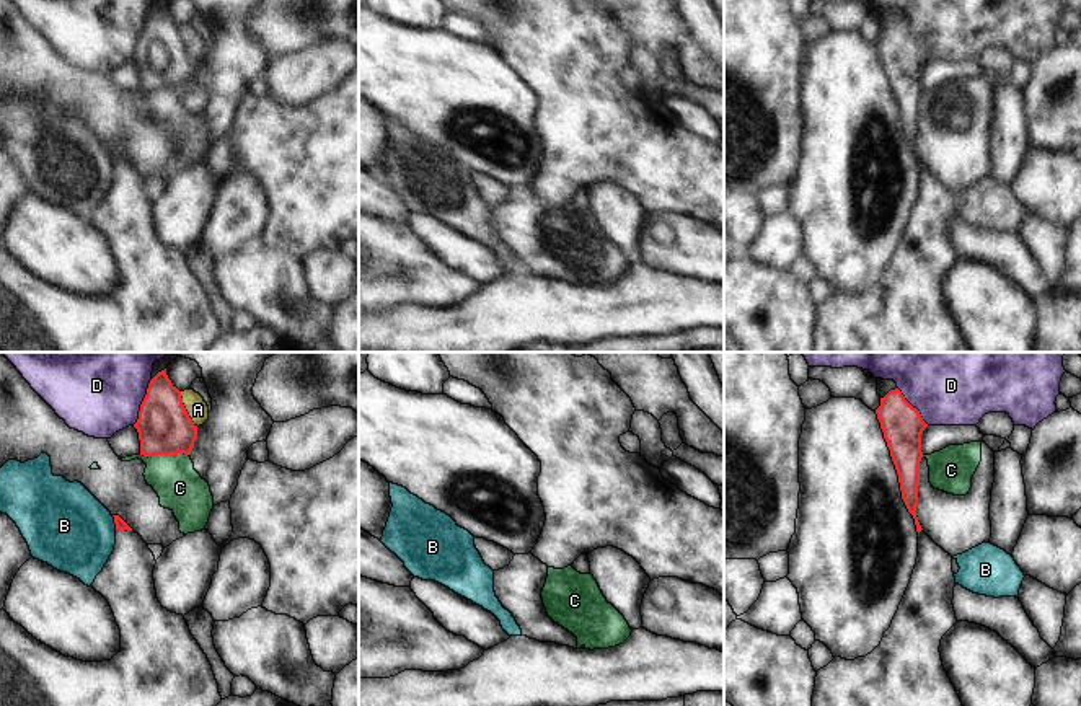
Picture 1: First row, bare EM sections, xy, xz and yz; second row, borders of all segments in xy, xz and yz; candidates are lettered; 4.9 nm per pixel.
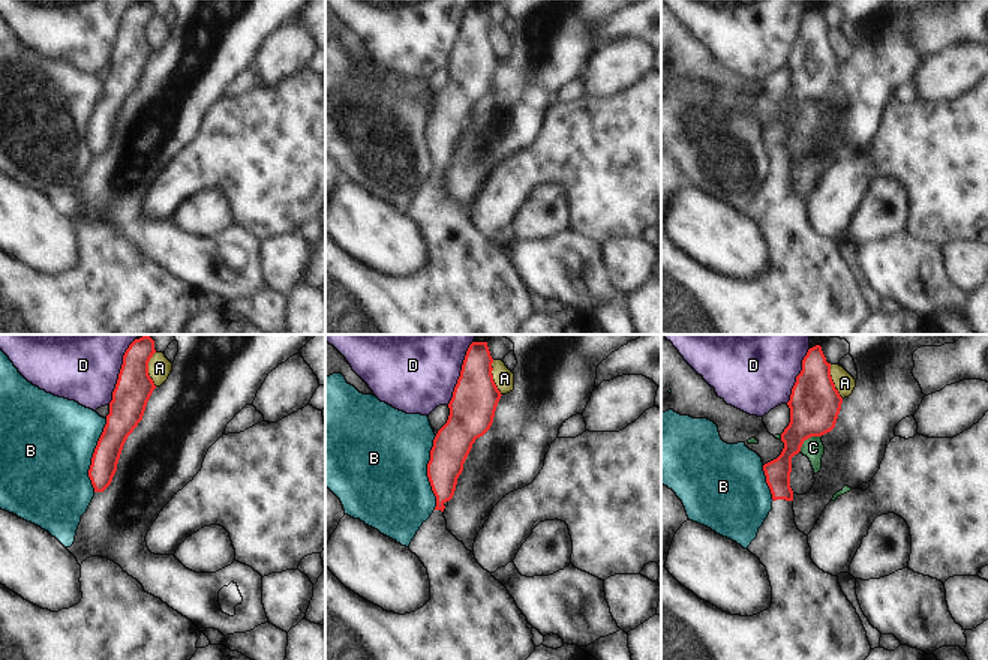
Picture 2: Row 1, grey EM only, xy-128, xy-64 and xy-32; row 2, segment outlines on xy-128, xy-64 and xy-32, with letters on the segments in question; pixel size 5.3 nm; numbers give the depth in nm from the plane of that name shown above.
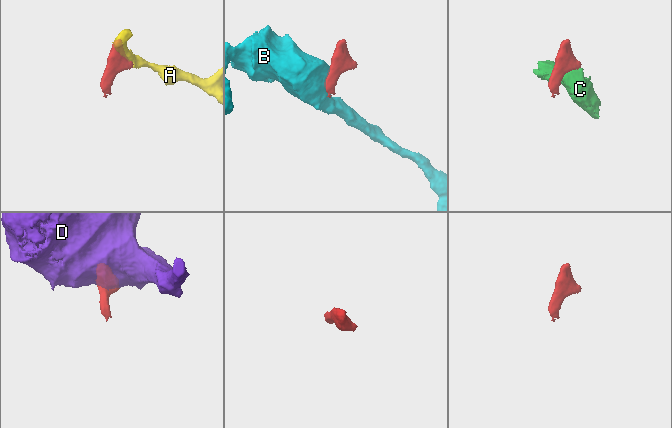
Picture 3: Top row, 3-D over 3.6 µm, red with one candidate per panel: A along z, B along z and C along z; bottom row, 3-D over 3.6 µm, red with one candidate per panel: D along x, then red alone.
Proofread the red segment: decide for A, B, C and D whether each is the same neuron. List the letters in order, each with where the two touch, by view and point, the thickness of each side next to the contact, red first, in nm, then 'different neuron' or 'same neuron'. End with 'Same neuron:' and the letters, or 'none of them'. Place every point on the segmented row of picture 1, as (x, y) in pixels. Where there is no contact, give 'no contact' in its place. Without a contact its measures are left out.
A: contact xy (185, 410); calibres 260 and 110 nm; different neuron
B: contact xy (114, 522); calibres 50 and 400 nm; different neuron
C: contact xy (165, 454); calibres 260 and 220 nm; different neuron
D: contact xy (142, 401); calibres 260 and 500 nm; different neuron
Same neuron: none of them

